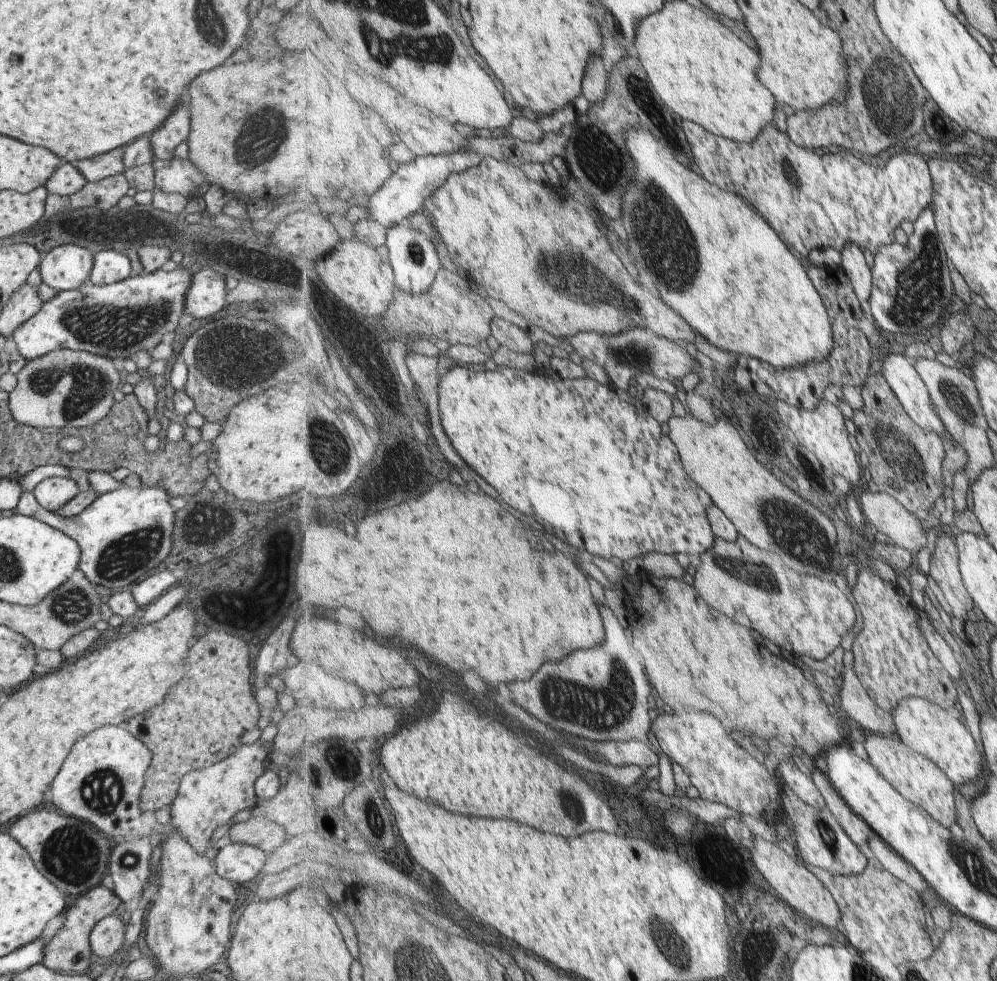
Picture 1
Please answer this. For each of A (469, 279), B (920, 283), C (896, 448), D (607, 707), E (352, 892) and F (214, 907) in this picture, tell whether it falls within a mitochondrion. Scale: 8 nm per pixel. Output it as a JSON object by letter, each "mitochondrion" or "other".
{"A":"other","B":"mitochondrion","C":"mitochondrion","D":"mitochondrion","E":"other","F":"other"}

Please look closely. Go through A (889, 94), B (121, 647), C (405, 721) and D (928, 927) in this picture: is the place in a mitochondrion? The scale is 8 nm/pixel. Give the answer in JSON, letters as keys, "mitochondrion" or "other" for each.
{"A":"mitochondrion","B":"other","C":"other","D":"other"}

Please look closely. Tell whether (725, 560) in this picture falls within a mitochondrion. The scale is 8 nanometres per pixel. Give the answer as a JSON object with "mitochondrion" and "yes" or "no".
{"mitochondrion":"yes"}

